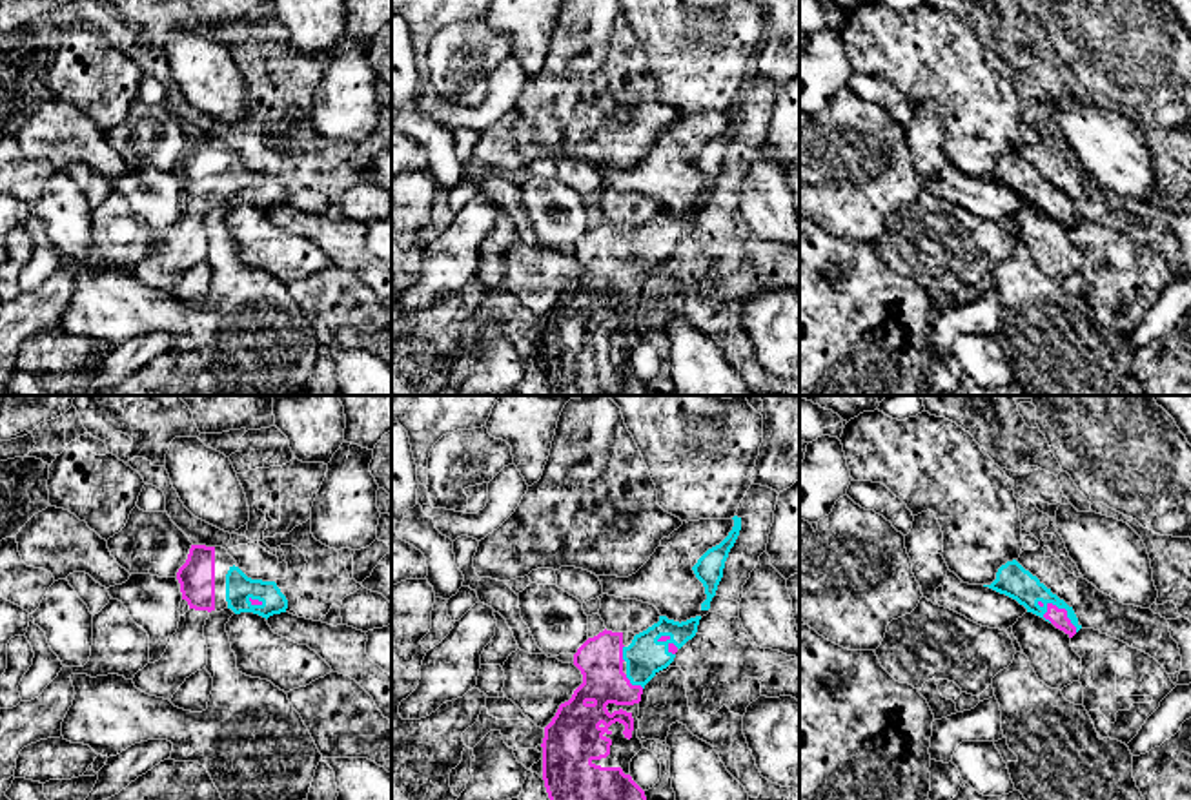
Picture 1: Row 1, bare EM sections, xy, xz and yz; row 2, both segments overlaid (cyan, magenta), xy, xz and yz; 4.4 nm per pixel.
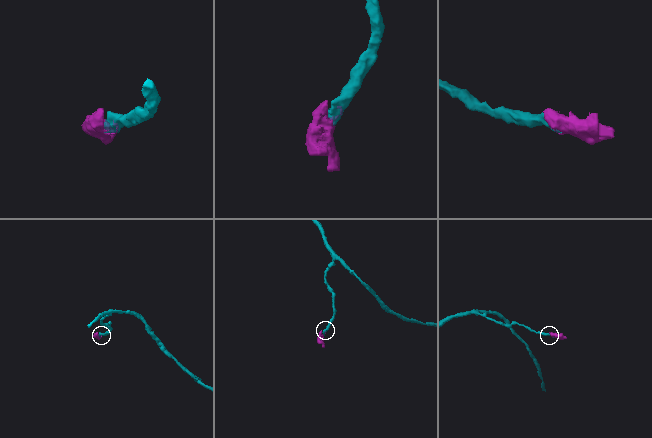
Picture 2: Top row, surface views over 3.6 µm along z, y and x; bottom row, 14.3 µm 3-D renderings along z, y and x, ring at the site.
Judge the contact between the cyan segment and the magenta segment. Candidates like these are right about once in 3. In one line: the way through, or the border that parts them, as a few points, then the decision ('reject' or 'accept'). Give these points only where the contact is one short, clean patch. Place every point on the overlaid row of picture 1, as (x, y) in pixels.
across yz (1013, 580), (1044, 604), (1062, 607), (1057, 616) | accept

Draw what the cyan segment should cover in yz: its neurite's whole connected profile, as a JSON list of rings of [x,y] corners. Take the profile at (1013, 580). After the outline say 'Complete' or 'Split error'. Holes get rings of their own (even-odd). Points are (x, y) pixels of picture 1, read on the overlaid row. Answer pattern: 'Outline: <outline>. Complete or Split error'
Outline: [[[1016,559],[1002,565],[996,572],[996,579],[983,587],[1016,600],[1027,609],[1027,612],[1033,612],[1053,623],[1069,638],[1073,638],[1082,629],[1073,607],[1053,594],[1051,589],[1047,589],[1036,576],[1025,570]]]. Split error

